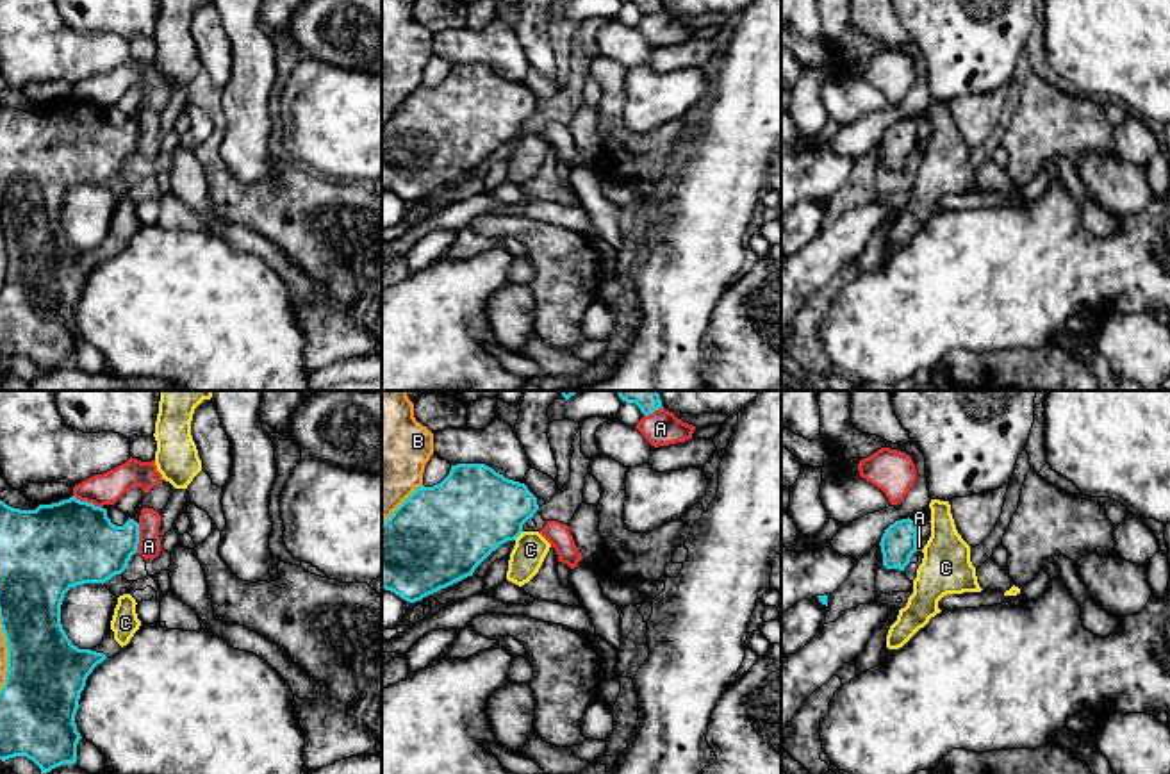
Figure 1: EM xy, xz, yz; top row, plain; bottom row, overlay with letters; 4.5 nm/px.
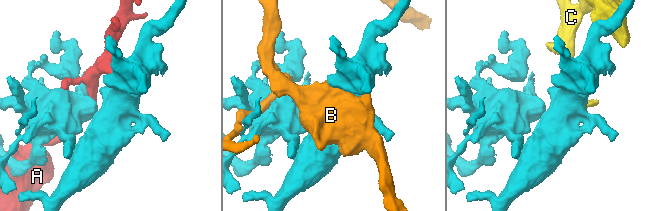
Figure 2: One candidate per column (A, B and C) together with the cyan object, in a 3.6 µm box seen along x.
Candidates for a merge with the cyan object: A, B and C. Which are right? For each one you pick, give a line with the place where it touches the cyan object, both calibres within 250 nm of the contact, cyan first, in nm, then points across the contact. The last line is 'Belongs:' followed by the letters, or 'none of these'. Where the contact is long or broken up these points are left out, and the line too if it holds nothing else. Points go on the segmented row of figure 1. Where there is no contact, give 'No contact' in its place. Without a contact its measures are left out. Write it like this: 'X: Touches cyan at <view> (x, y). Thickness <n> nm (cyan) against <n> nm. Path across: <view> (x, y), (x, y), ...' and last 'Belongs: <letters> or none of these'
C: Touches cyan at xz (518, 535). Thickness 400 nm (cyan) against 150 nm. Path across: xz (473, 510), (494, 512), (518, 535), (530, 550)
Belongs: C

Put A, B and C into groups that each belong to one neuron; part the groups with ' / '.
A / B / C

